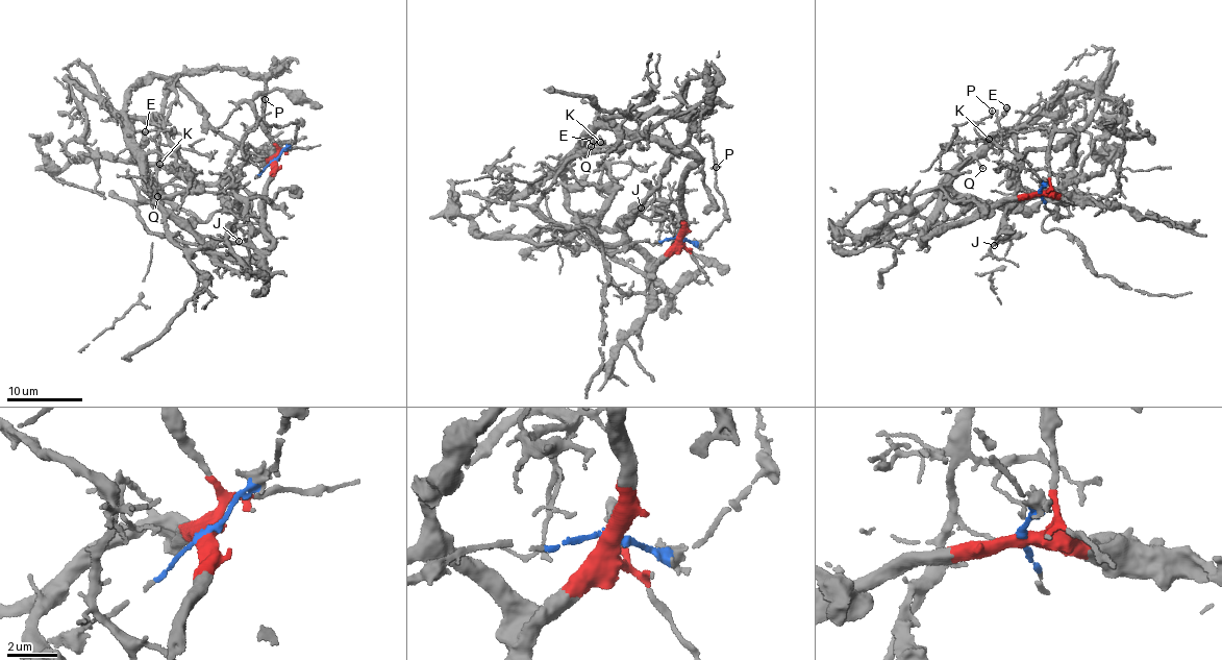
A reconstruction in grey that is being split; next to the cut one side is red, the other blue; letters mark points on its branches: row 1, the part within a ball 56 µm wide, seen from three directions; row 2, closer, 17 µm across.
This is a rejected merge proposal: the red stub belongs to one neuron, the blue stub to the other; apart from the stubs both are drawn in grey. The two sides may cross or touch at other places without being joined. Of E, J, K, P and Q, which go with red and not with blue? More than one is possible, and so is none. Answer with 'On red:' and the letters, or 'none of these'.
On red: E, J, K, Q

